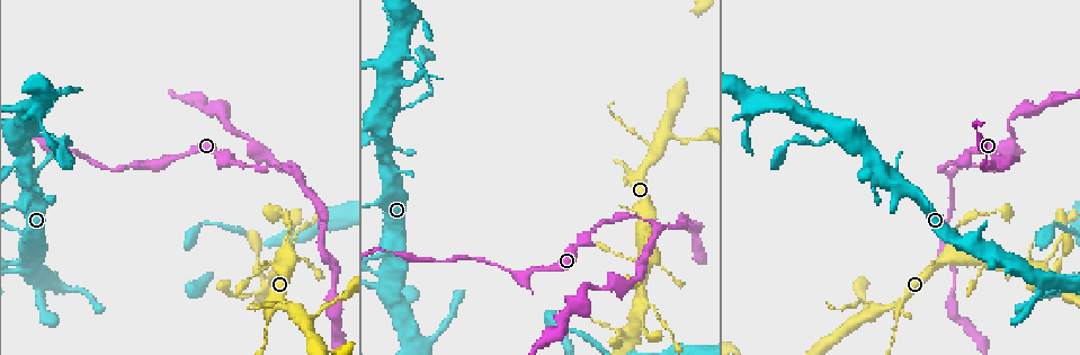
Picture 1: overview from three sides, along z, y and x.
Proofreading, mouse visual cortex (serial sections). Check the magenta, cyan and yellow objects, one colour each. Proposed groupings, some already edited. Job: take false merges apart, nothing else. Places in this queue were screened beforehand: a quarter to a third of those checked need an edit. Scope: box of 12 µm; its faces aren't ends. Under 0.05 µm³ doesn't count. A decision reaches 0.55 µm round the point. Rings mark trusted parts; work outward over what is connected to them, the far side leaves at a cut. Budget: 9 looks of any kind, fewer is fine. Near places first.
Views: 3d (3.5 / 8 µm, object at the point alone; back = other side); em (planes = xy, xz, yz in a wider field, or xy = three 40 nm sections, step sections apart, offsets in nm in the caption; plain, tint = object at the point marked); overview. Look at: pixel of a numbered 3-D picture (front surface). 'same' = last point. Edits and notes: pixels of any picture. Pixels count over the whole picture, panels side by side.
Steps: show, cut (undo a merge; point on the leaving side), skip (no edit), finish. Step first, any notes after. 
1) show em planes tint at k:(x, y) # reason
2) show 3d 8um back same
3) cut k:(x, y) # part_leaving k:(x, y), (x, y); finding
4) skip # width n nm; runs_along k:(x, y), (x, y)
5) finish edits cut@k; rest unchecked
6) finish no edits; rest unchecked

show 3d 3.5um at 1:(149, 166) # calibre changes

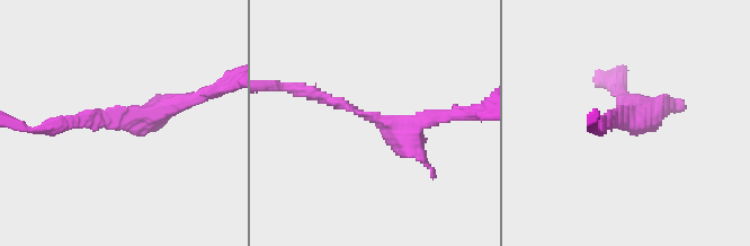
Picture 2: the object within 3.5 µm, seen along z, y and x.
show em xy step 3 tint at 2:(119, 119)

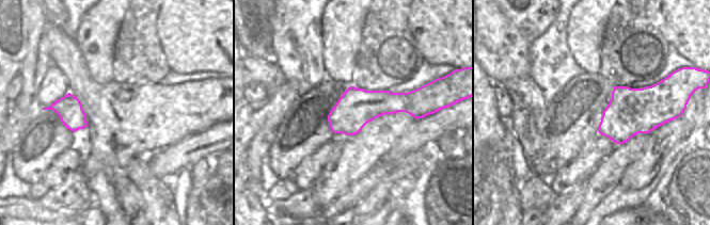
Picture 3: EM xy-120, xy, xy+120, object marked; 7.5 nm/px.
show em xy step 5 tint same

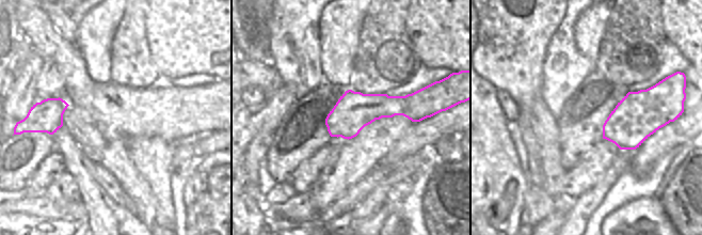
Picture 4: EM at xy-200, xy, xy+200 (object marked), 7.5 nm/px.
skip # width 280 nm; runs_along 2:(185, 100), (143, 121), (50, 128); continuous, no second cell

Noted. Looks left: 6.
show 3d 3.5um at 1:(274, 273) # sharp bend

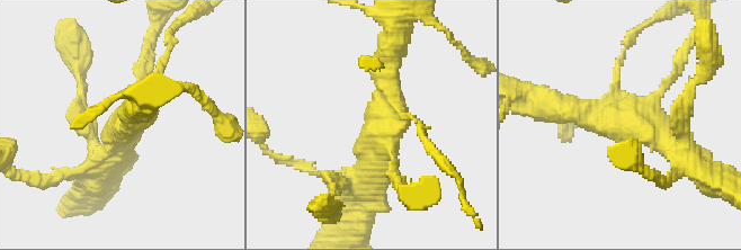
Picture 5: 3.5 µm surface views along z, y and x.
show em xy step 2 tint at 5:(381, 119) # arms 4; arm_widths 150, 150, 350, 350 nm; shape alone is not enough

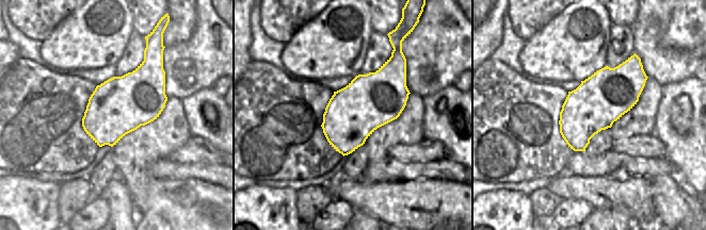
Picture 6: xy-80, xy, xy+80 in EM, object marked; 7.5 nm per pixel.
show em xy step 5 tint same

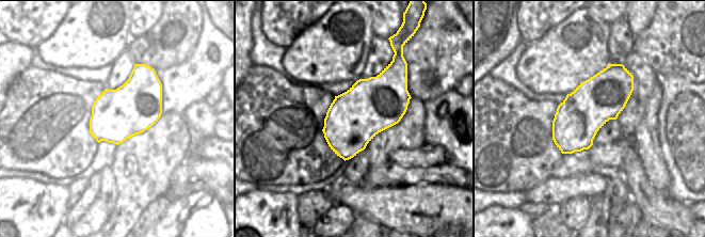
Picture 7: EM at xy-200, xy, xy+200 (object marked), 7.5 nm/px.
skip # one cell here

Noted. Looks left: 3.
show 3d 8um at 1:(627, 171) # calibre changes

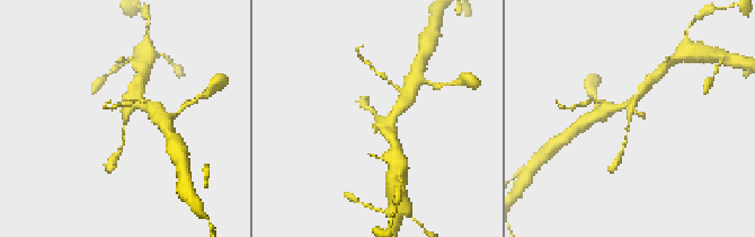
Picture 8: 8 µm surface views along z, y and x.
show 3d 3.5um at 8:(126, 113) # zoom in

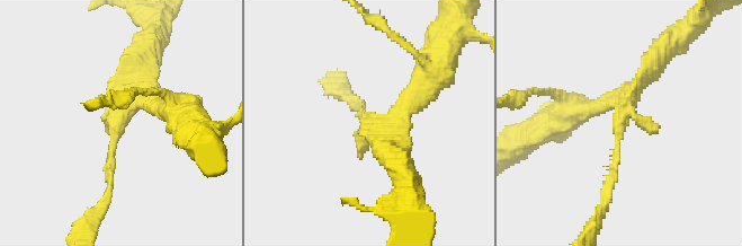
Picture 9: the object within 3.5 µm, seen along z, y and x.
show em xy step 3 tint at 9:(369, 122)

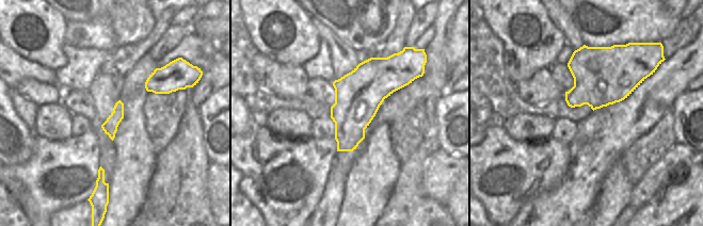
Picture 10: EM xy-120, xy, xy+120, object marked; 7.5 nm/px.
skip # all the same cell

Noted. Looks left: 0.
finish no edits; rest unchecked

